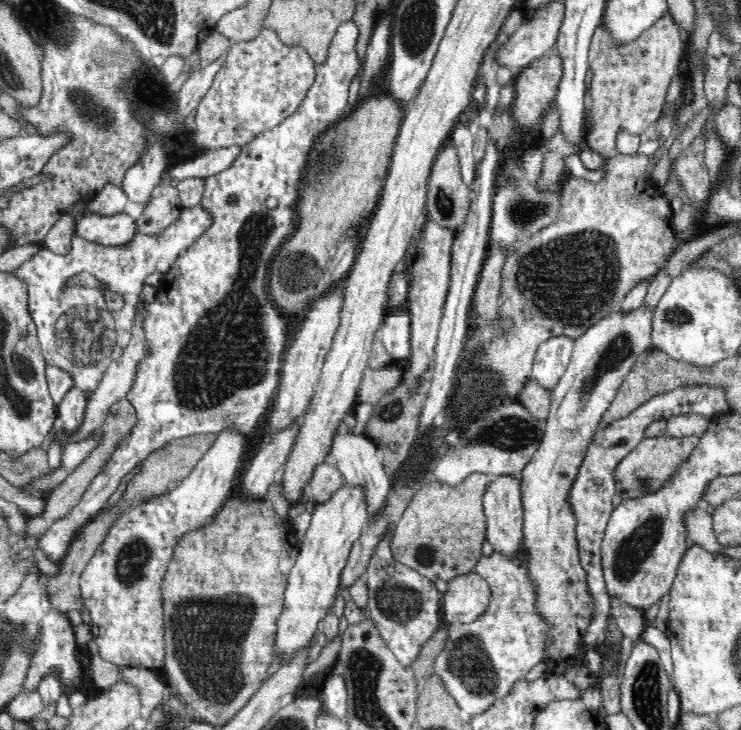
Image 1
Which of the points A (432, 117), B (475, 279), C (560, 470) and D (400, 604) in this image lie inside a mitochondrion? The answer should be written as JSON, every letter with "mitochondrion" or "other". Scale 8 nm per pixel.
{"A":"other","B":"other","C":"mitochondrion","D":"mitochondrion"}

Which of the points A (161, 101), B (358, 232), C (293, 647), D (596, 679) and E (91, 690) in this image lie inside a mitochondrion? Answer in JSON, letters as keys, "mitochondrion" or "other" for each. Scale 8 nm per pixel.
{"A":"mitochondrion","B":"other","C":"other","D":"other","E":"other"}

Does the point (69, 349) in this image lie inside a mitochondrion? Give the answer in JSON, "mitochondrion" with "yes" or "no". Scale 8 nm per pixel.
{"mitochondrion":"yes"}

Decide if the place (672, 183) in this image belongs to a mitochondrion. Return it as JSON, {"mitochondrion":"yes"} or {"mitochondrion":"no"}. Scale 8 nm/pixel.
{"mitochondrion":"no"}

